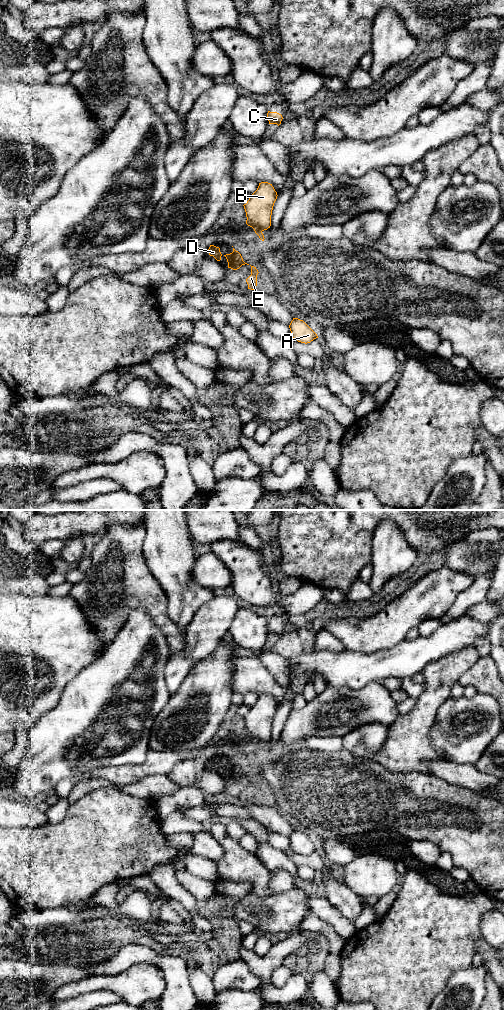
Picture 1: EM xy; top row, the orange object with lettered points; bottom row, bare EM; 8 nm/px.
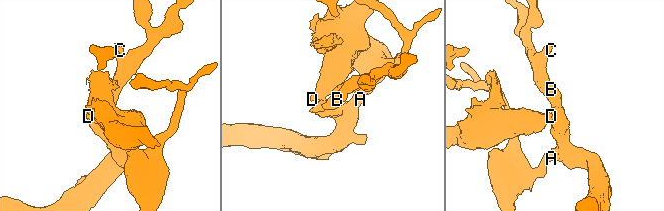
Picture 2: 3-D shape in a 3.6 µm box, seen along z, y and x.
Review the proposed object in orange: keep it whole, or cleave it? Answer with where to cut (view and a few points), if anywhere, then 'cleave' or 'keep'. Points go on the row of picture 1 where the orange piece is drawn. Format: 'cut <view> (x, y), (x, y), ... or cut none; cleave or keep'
cut xy (233, 252), (231, 264), (228, 267); cleave

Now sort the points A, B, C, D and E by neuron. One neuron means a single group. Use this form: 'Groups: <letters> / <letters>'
Groups: A B C E / D

